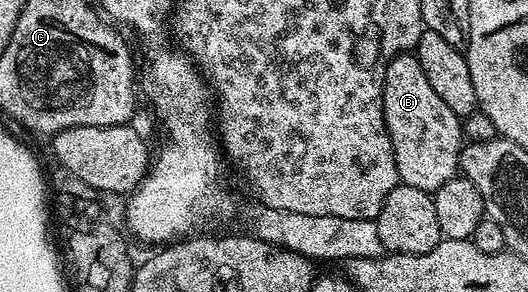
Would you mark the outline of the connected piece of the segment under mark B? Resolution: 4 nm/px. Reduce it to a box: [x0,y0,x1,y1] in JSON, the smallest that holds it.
[383,53,465,193]

